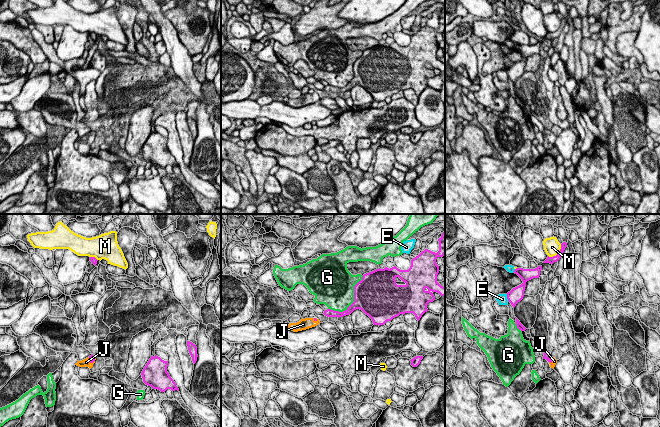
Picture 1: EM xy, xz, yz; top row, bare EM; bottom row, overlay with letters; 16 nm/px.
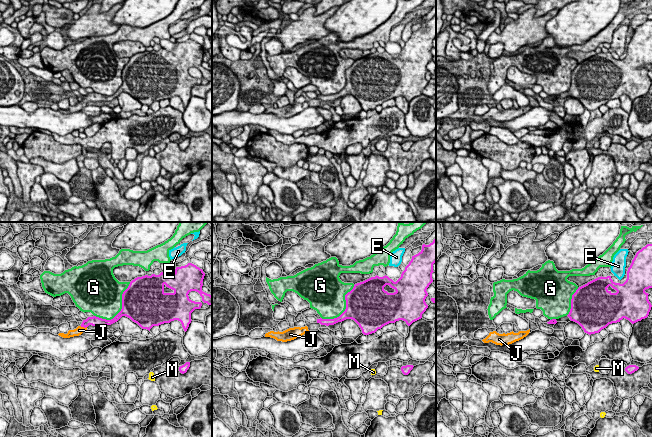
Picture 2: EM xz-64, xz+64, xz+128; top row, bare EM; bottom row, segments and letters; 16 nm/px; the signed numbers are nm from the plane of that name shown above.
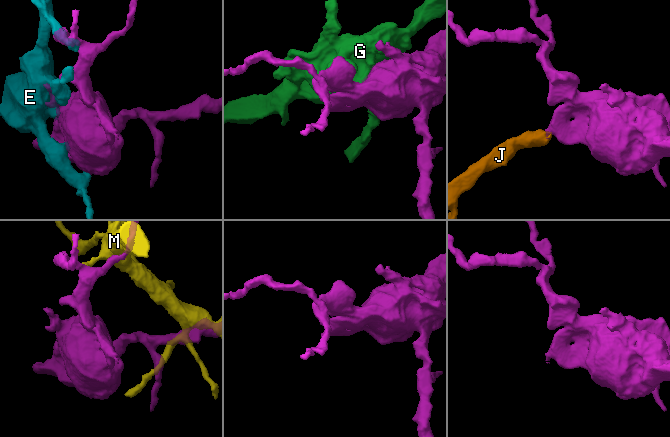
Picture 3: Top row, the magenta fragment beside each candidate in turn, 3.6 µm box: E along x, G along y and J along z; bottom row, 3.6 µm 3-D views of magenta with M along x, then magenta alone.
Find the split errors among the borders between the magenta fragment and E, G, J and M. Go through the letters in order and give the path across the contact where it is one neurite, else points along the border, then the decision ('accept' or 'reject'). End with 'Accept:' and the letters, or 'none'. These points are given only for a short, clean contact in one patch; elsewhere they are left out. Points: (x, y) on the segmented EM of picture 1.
E: reject
G: reject
J: runs through xy (92, 356), (92, 359), (86, 362); accept
M: reject
Accept: J

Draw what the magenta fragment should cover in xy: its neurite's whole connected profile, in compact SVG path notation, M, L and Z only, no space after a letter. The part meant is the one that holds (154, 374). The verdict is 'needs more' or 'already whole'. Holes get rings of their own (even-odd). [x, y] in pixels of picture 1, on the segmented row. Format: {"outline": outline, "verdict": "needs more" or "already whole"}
{"outline": "M156 355L151 356L141 373L143 382L161 392L165 392L167 389L179 391L176 383L167 372L167 366L168 361L164 361Z", "verdict": "already whole"}

